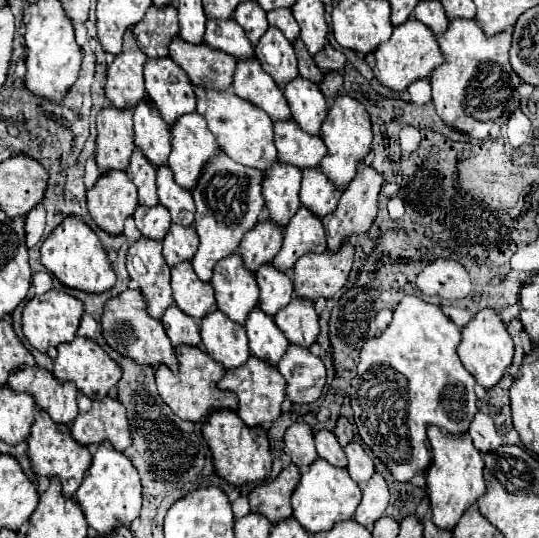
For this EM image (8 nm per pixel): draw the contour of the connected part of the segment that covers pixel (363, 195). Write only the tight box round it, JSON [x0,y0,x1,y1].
[323,163,383,251]

